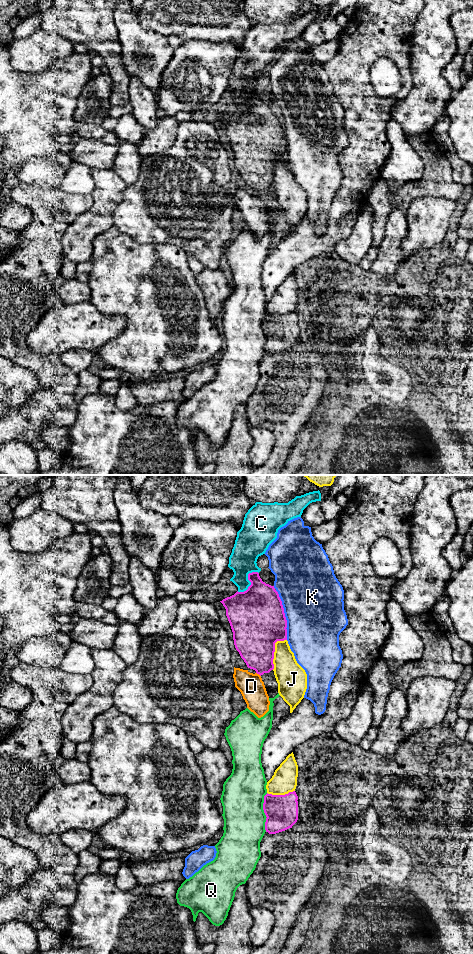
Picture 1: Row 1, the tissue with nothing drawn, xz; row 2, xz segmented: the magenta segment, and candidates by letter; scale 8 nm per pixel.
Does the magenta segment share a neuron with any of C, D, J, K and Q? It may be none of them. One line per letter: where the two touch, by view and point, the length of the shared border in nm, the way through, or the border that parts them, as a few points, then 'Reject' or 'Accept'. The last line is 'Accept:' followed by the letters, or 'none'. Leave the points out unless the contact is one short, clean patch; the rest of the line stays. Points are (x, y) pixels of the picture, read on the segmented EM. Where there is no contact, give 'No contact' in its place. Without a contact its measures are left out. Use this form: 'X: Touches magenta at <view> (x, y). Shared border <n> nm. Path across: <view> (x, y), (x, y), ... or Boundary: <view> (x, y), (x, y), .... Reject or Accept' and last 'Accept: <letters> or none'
C: Touches magenta at xz (249, 580). Shared border 240 nm. Reject
D: Touches magenta at xz (258, 673). Shared border 50 nm. Reject
J: Touches magenta at xz (274, 651). Shared border 280 nm. Reject
K: Touches magenta at xz (284, 615). Shared border 420 nm. Reject
Q: Touches magenta at xz (264, 812). Shared border 320 nm. Reject
Accept: none

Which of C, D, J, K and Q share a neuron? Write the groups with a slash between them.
C / D / J / K / Q

